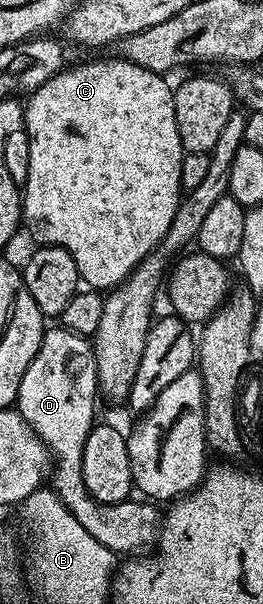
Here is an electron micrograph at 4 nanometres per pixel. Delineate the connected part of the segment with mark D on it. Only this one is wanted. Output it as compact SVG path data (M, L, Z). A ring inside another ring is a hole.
M47 328L42 334L36 359L28 363L28 371L24 371L24 379L20 379L16 402L18 413L50 450L54 494L68 511L72 511L72 515L76 515L84 531L116 555L138 555L149 550L158 540L160 513L154 510L157 508L146 499L127 499L115 505L100 503L90 494L88 487L84 487L82 456L84 443L96 424L94 404L97 401L100 401L100 394L93 344L67 329Z

